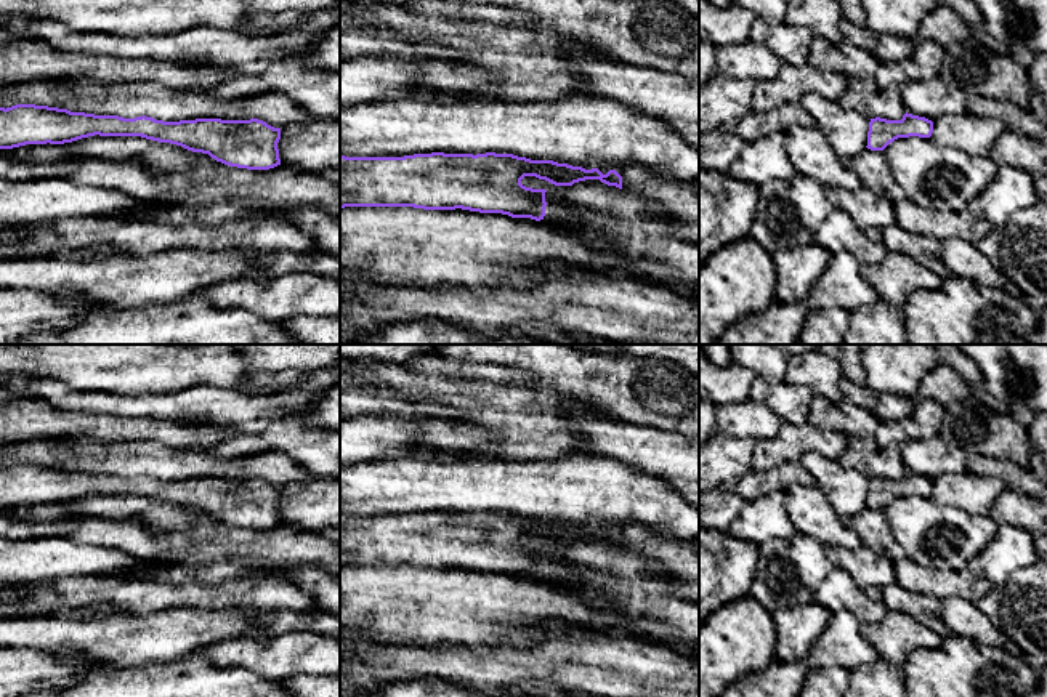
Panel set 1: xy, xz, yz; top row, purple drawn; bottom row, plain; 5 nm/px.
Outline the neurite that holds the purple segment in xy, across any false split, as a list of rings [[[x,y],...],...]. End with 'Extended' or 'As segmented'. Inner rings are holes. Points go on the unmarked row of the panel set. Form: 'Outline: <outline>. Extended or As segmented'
Outline: [[[35,463],[0,466],[0,508],[64,503],[95,494],[141,495],[170,502],[192,511],[208,513],[224,524],[247,529],[269,529],[281,524],[277,508],[281,487],[258,477],[164,481],[146,474],[123,477]]]. As segmented

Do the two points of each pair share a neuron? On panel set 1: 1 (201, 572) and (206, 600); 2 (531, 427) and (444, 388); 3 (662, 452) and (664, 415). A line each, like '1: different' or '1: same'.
1: different
2: same
3: different

